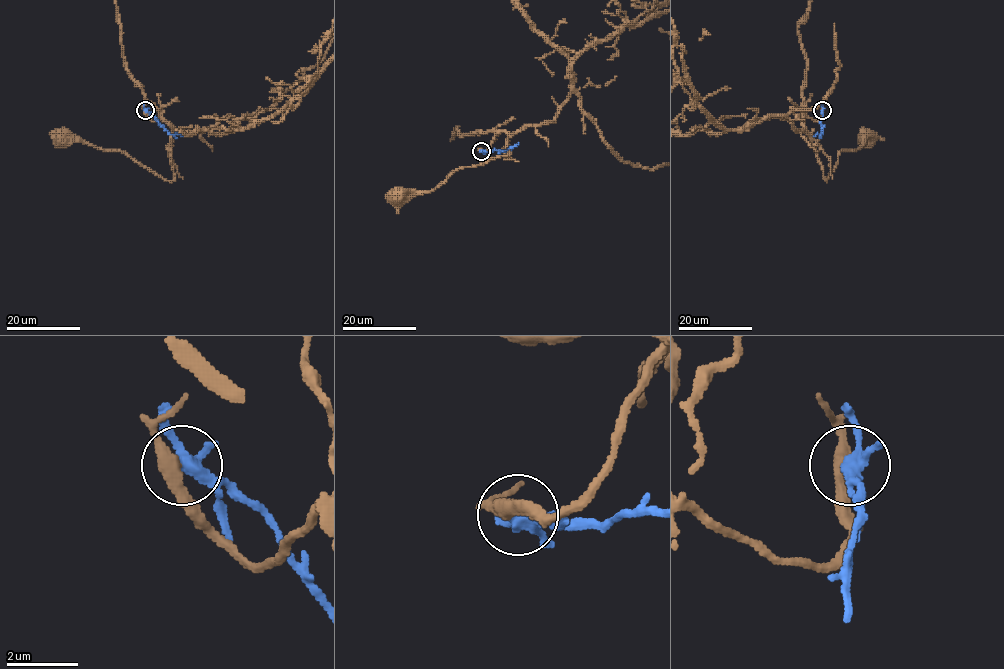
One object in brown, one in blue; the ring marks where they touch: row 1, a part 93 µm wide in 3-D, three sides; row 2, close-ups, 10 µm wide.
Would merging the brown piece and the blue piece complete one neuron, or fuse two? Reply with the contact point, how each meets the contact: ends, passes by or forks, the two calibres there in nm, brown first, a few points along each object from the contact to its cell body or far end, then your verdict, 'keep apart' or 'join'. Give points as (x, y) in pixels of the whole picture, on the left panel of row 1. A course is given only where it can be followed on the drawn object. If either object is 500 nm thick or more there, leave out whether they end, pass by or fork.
place (145, 110); brown passes by; blue forks; calibres 400 and 300 nm; course brown (145, 111), (152, 121), (160, 115), (172, 128), (172, 180), (164, 180), (121, 151), (60, 136); course blue (145, 111), (168, 132), (183, 137); keep apart

